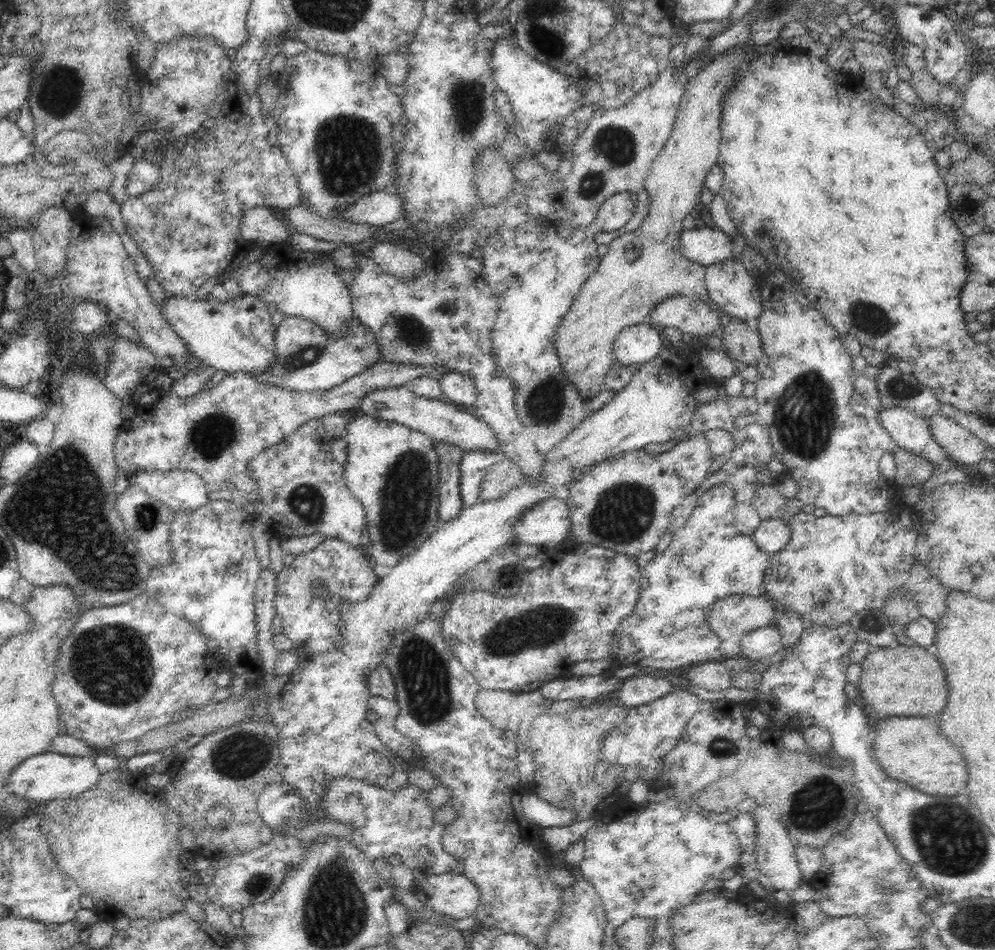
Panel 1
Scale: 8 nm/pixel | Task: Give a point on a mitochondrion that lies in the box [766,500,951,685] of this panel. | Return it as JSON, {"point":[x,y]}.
{"point":[819,603]}

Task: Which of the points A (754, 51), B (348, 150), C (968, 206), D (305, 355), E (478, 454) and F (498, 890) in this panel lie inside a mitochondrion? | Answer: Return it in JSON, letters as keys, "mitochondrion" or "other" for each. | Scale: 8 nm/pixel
{"A":"other","B":"mitochondrion","C":"other","D":"mitochondrion","E":"other","F":"other"}

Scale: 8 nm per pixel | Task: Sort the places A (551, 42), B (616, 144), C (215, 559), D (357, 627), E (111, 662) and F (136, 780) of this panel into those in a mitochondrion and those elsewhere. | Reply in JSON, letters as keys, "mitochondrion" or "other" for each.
{"A":"mitochondrion","B":"mitochondrion","C":"other","D":"other","E":"mitochondrion","F":"other"}

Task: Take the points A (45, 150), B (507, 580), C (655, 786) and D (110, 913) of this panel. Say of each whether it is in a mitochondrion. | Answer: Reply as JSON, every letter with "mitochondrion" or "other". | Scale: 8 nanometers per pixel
{"A":"other","B":"mitochondrion","C":"other","D":"other"}

